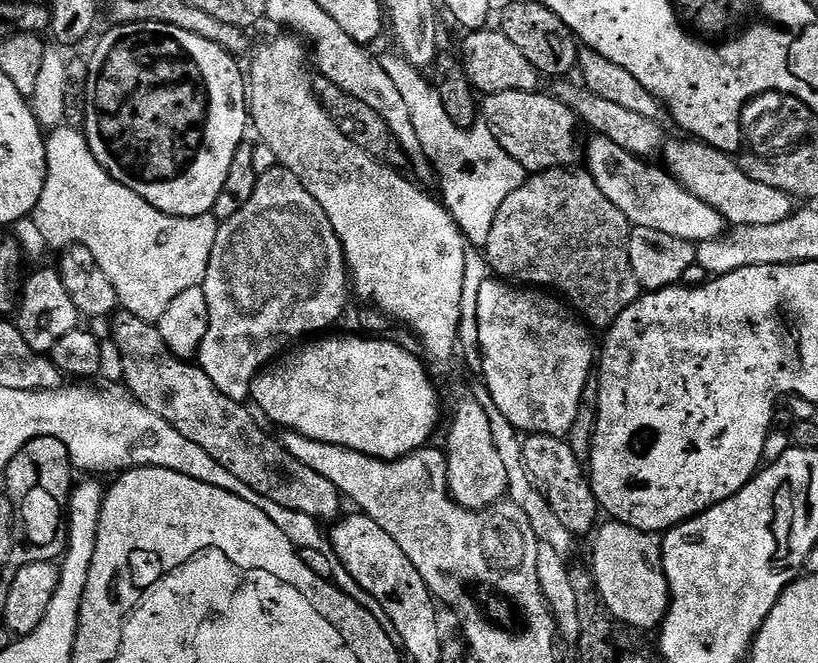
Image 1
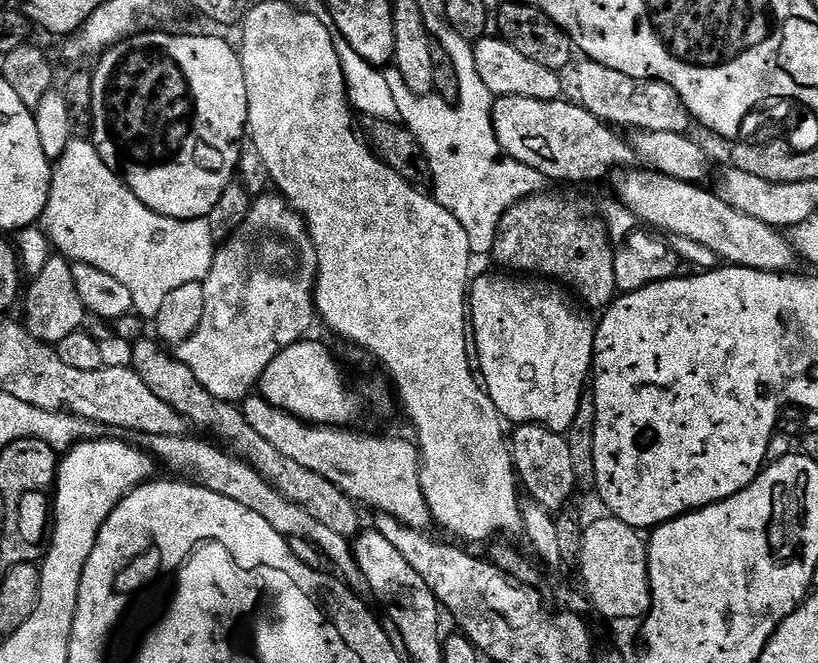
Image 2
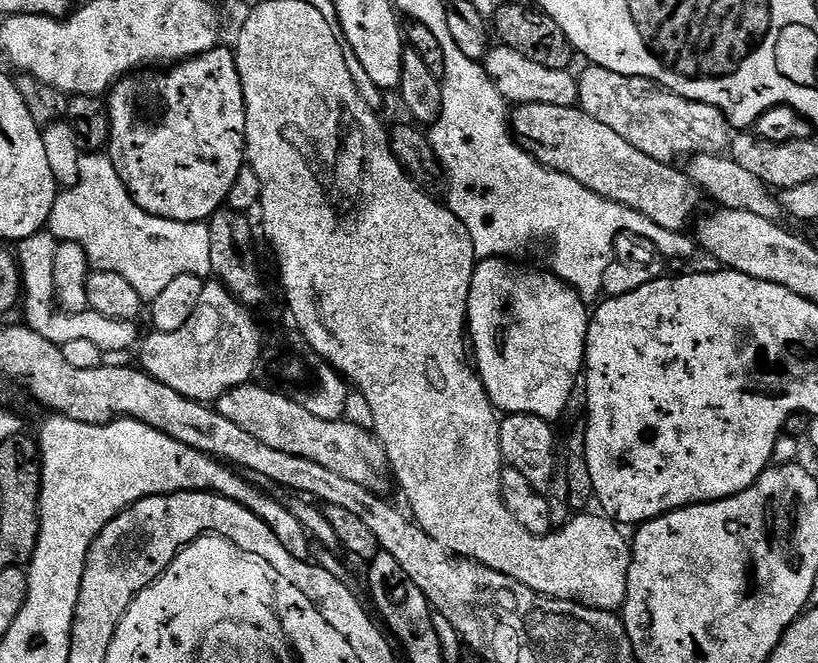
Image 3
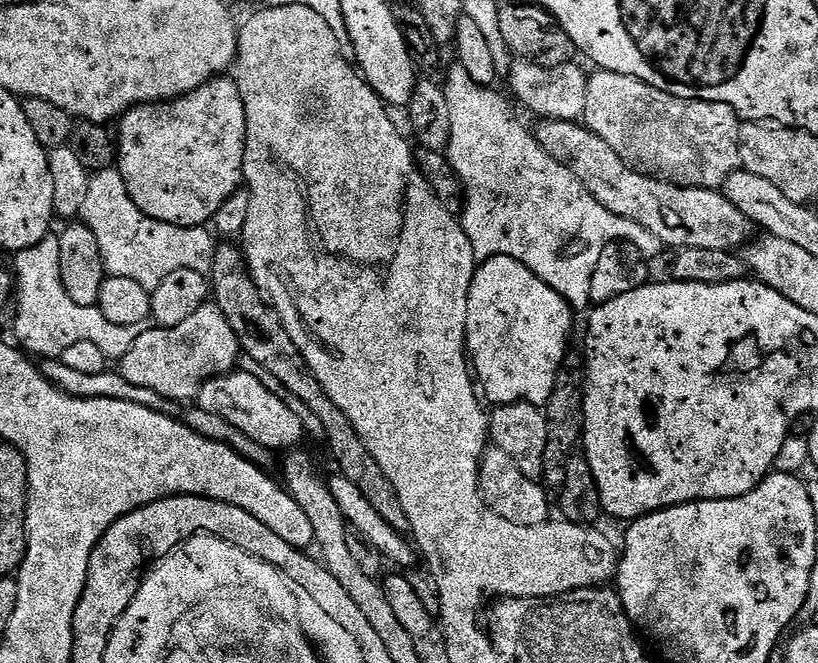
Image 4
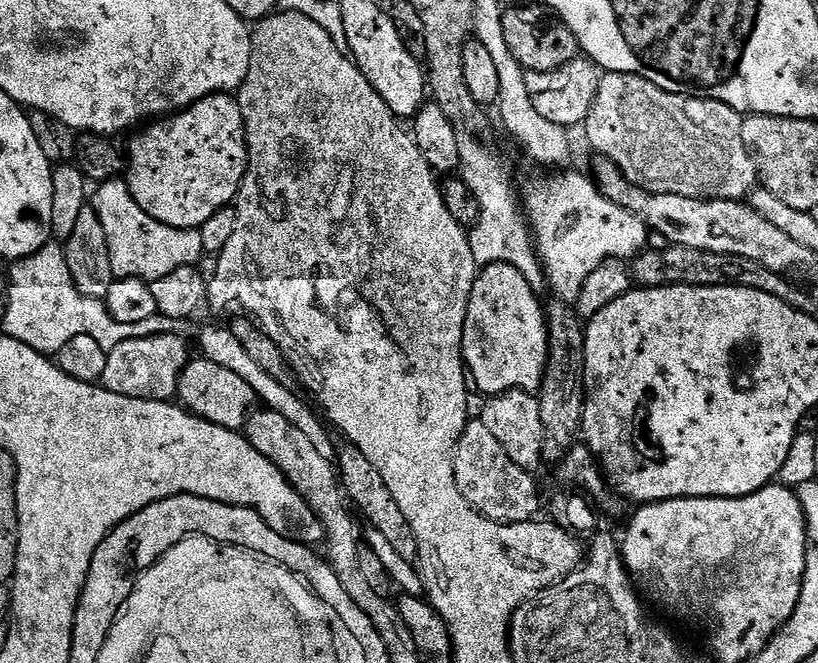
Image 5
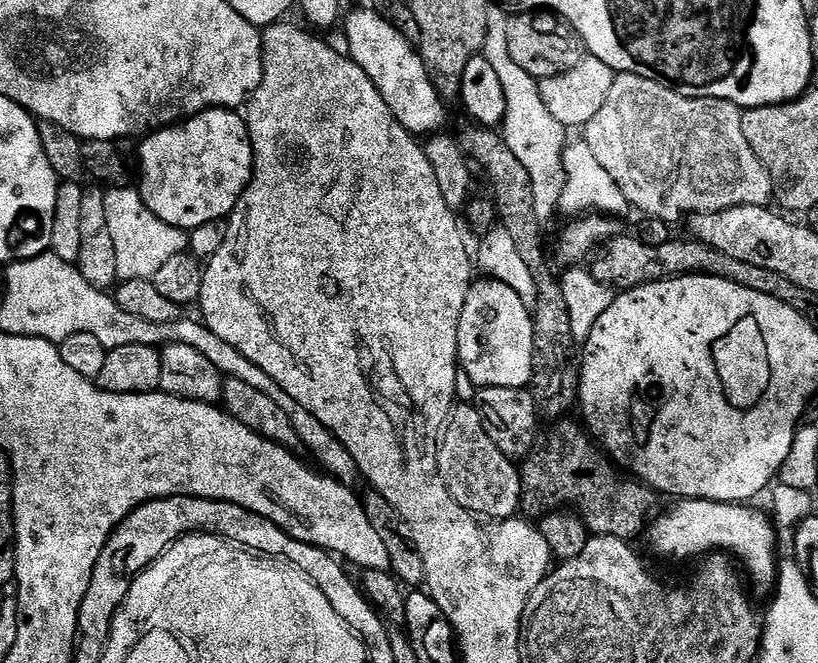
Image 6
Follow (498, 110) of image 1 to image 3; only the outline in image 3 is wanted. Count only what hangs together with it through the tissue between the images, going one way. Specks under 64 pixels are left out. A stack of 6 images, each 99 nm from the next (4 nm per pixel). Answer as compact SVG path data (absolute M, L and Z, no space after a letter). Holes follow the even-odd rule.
M517 104L510 112L510 127L513 137L522 150L526 150L542 166L555 172L574 178L574 182L582 182L586 190L594 190L602 198L610 202L618 202L627 208L638 210L638 214L646 214L650 222L658 222L658 226L666 226L666 230L685 231L689 226L688 219L696 212L702 199L702 192L694 181L689 179L687 171L676 169L672 164L663 164L642 150L634 150L626 138L614 134L610 126L598 122L598 118L590 118L579 106L546 106L545 104Z

